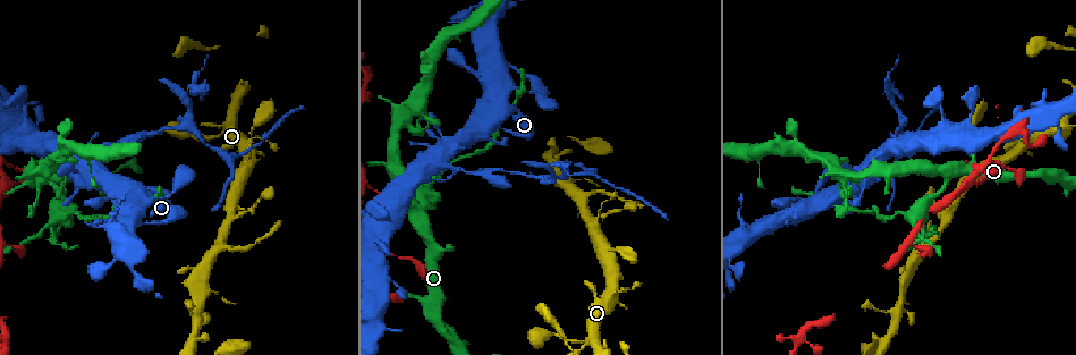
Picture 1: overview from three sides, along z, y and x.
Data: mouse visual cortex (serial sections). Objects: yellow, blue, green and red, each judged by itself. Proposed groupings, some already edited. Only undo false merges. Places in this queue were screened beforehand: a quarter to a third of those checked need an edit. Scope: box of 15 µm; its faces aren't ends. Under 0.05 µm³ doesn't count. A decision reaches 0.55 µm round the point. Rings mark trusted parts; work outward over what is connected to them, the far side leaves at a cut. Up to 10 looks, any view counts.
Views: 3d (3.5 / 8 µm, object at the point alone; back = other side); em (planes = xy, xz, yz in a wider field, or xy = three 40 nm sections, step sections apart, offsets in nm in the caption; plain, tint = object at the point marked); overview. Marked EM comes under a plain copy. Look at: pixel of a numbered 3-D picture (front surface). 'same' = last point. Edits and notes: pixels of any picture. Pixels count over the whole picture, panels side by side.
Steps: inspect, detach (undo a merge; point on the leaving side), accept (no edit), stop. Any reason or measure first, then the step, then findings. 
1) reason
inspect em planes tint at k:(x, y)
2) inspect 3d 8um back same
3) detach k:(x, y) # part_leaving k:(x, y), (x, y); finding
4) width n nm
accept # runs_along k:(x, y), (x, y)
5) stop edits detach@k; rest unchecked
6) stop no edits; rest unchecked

three-way junction
inspect 3d 3.5um at 1:(126, 142)

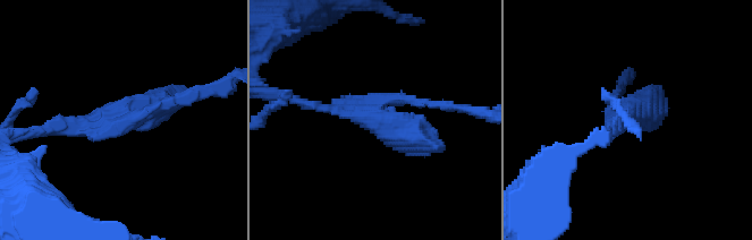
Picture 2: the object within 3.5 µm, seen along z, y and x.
arms 3; arm_widths 150, 150, 400 nm
inspect em xy step 1 tint at 2:(110, 113)

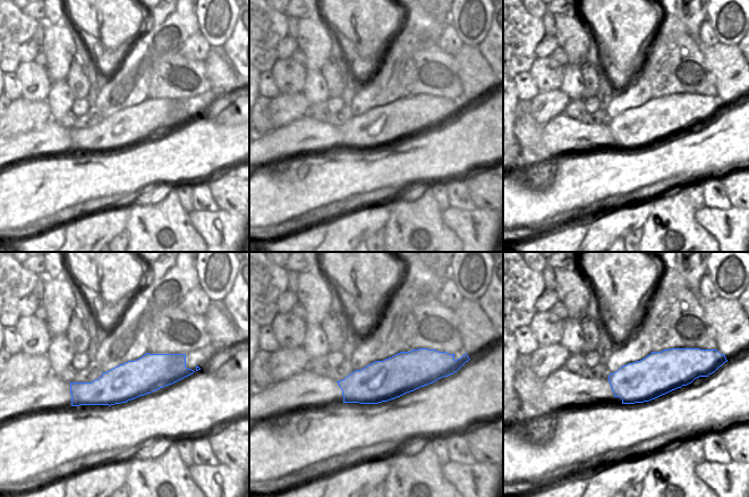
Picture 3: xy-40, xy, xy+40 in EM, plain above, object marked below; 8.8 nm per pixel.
width 360 nm
detach 2:(437, 104) # part_leaving 2:(402, 100), (486, 111); two cells meet here

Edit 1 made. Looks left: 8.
inspect overview

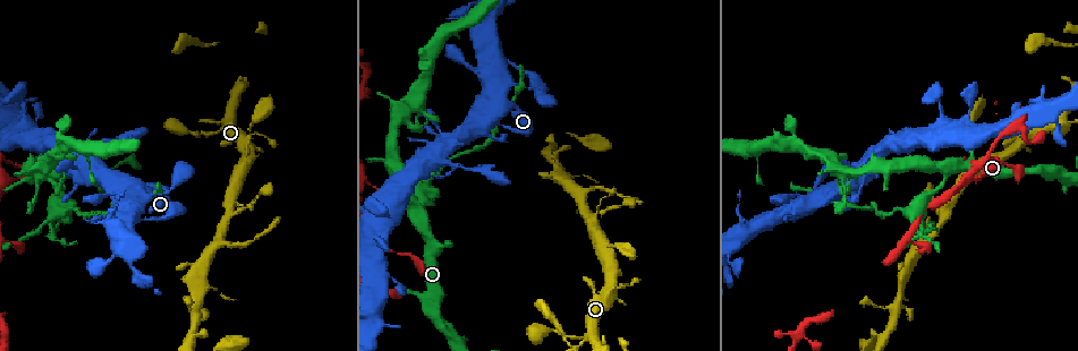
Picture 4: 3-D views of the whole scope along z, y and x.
abrupt turn
inspect 3d 3.5um at 4:(13, 179)

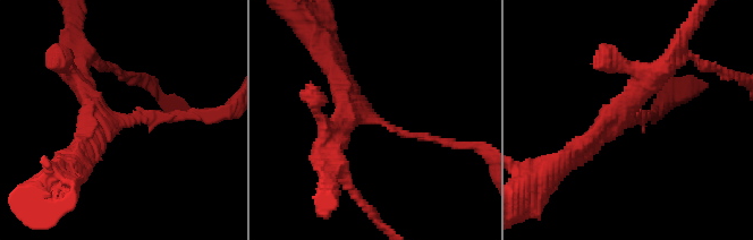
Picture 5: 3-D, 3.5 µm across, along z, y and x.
arms 3; arm_widths 100, 200, 300 nm; shape alone is not enough
inspect em xy step 1 tint at 5:(126, 124)

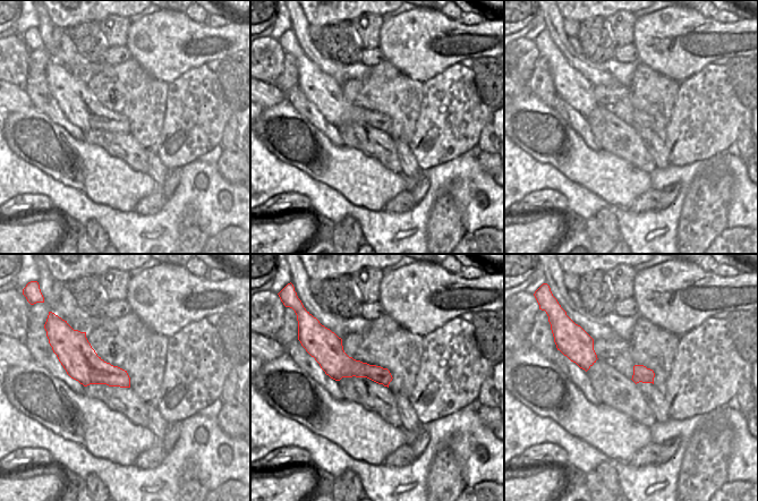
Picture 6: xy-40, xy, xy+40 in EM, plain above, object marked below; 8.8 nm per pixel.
cut it another way
inspect em xy step 3 tint same

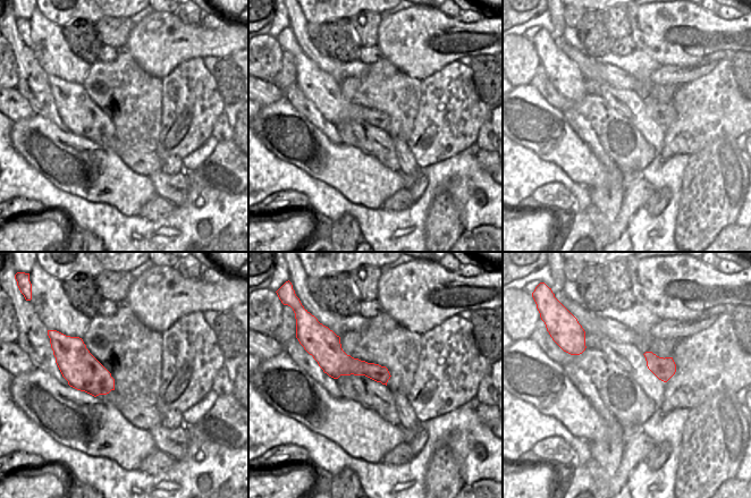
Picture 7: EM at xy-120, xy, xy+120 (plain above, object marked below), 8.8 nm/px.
accept # runs_along 5:(192, 112), (108, 122), (81, 84); one cell here

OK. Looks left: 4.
two arms in line, one across
inspect 3d 3.5um at 4:(949, 173)

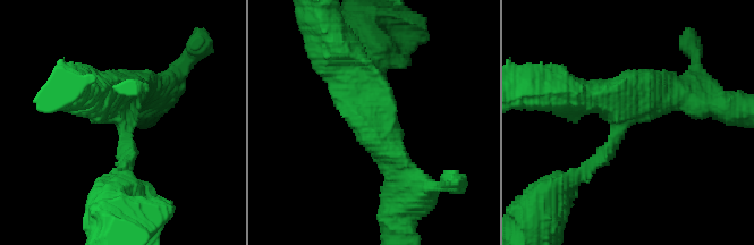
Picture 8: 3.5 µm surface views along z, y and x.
arms 3; arm_widths 200, 350, 500 nm; need the tissue
inspect em xy step 2 tint at 8:(622, 115)

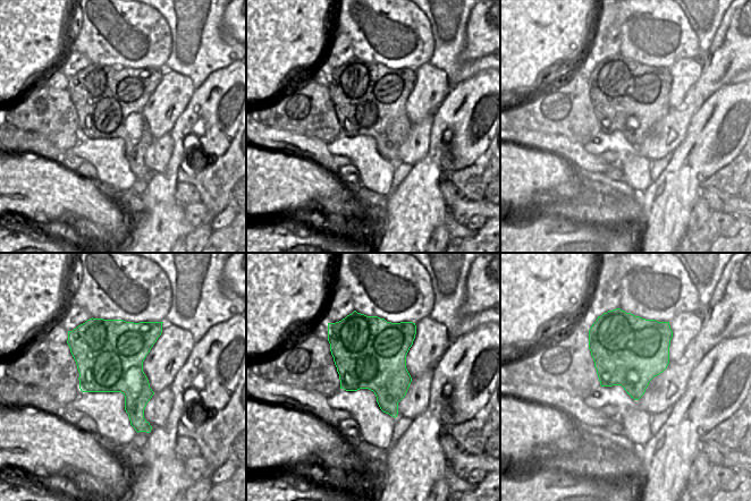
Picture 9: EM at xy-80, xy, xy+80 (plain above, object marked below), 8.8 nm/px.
detach 8:(585, 166) # part_leaving 8:(615, 138), (539, 216); a second cell is stuck on

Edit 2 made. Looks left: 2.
stop edits detach@2, detach@8; rest unchecked

